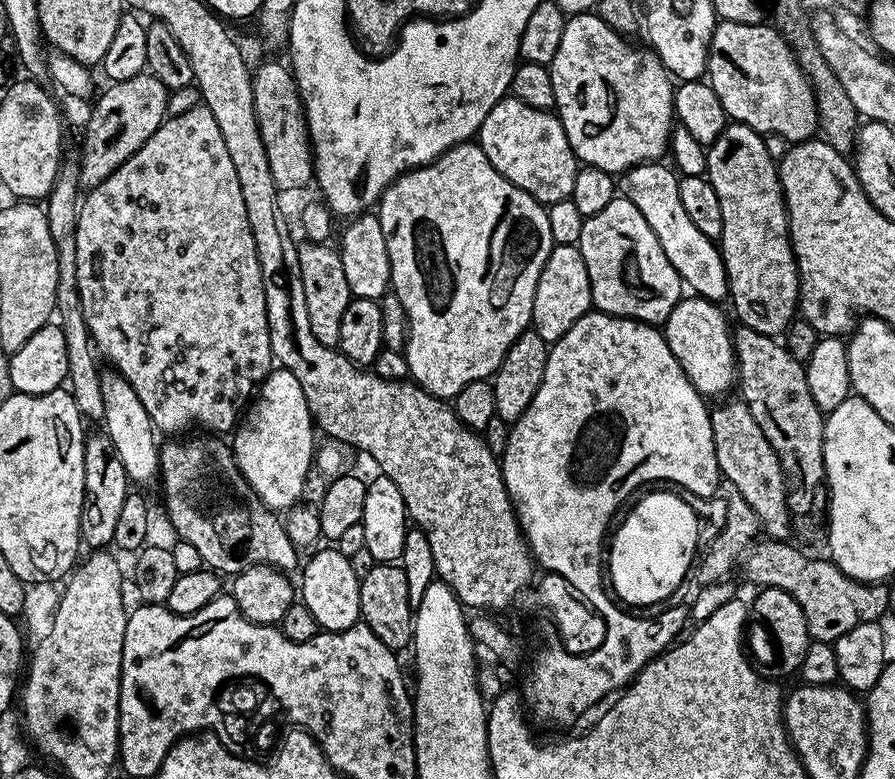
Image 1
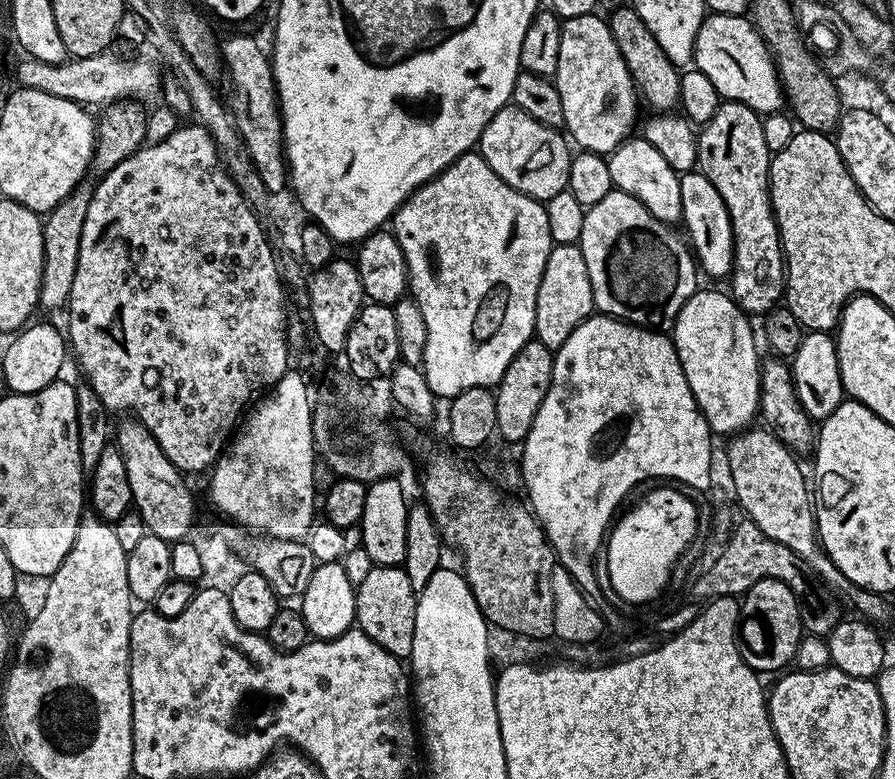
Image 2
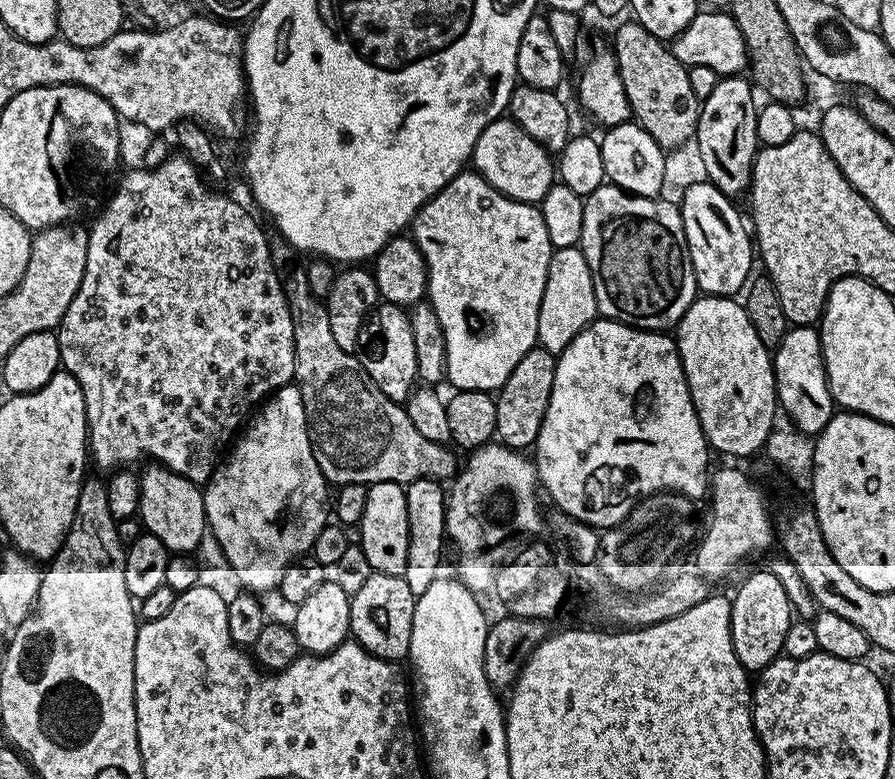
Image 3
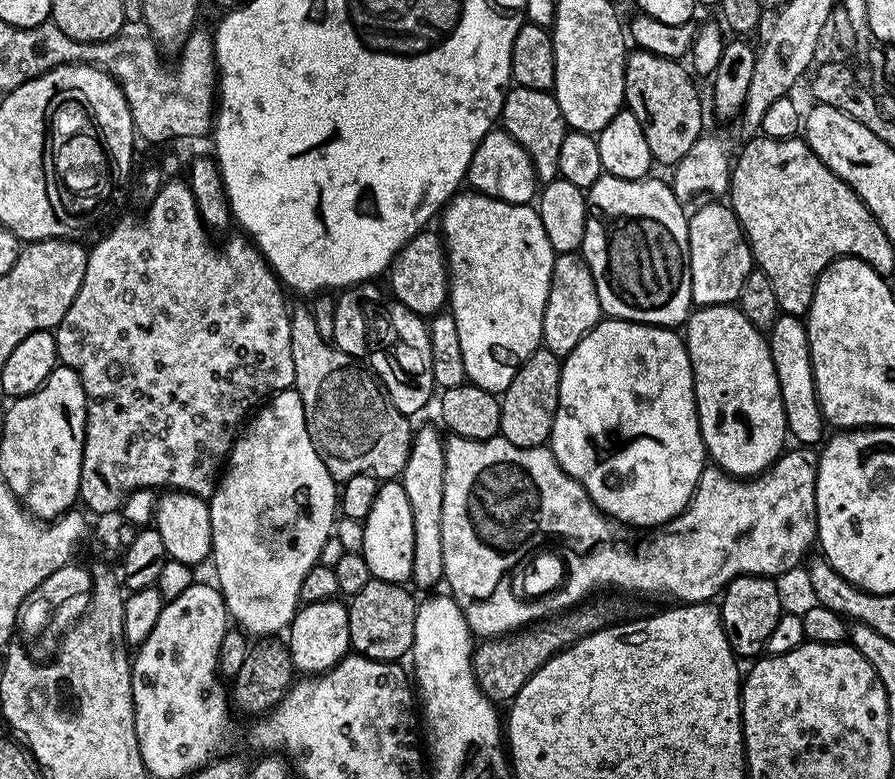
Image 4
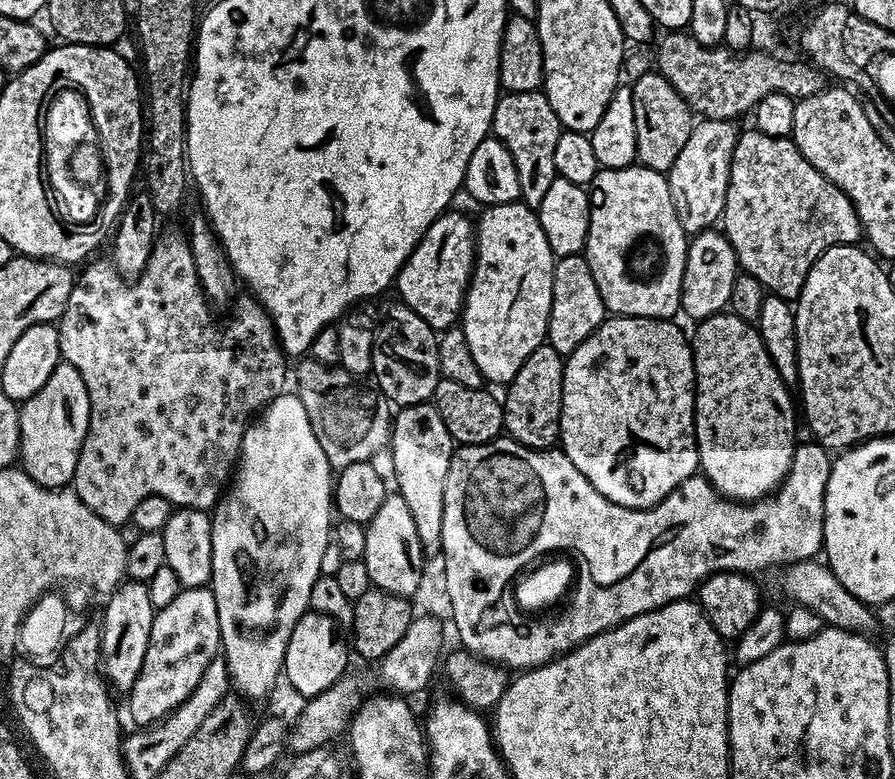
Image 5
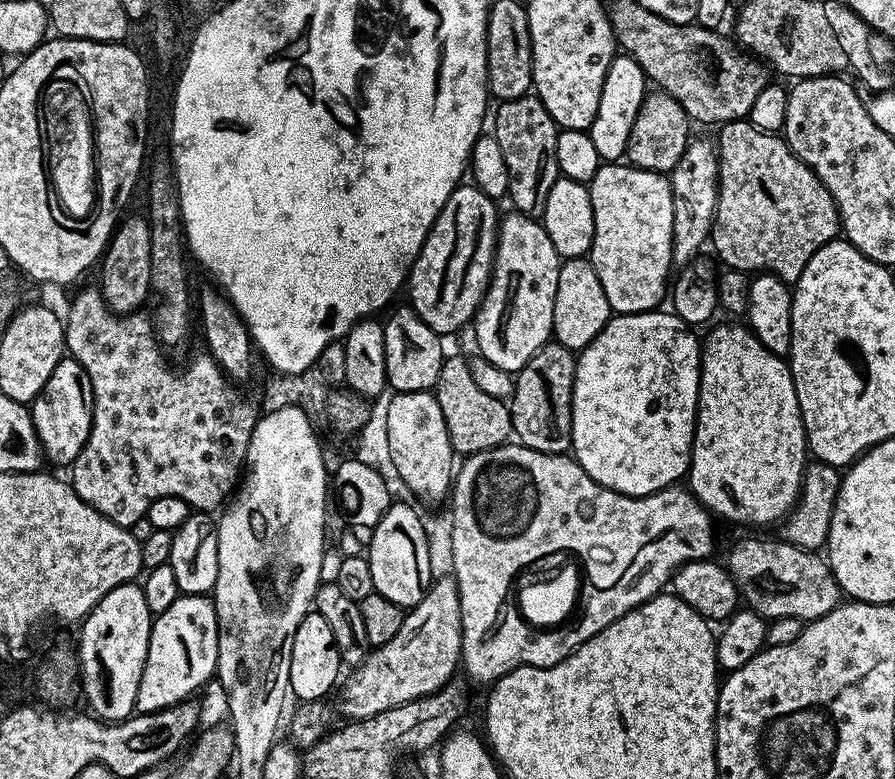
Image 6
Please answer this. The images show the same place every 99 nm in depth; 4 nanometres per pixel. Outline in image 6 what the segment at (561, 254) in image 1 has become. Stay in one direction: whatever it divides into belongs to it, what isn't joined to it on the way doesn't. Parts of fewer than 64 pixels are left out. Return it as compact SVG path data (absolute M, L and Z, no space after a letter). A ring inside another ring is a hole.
M591 259L564 260L558 270L558 290L554 294L552 336L555 343L573 350L584 348L607 326L614 313L606 302L606 290L598 282Z

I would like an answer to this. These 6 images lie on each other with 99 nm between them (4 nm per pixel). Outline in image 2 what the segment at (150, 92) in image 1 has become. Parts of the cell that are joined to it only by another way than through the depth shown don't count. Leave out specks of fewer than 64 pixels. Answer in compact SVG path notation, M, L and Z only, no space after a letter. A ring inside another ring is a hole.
M116 100L107 105L98 116L96 125L96 152L88 167L86 178L58 206L43 217L44 222L44 269L40 287L40 308L60 308L67 305L70 286L74 286L74 274L78 274L78 250L82 246L82 226L86 223L86 210L90 210L92 189L118 162L133 156L145 143L149 113L143 103L134 100Z

